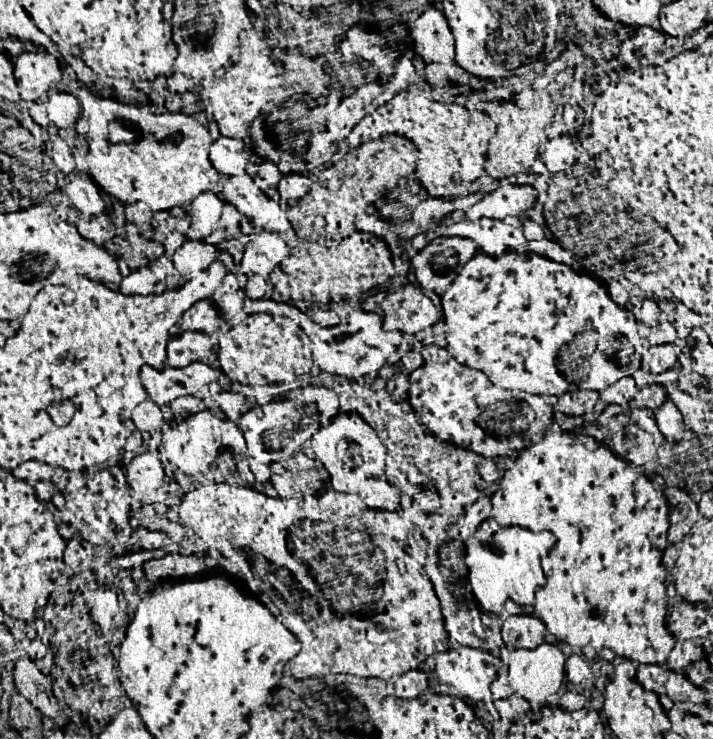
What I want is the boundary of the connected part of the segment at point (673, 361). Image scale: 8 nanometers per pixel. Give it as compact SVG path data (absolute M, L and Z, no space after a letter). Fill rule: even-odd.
M675 344L649 346L649 350L641 356L641 370L647 374L661 374L673 366L677 366L679 348Z

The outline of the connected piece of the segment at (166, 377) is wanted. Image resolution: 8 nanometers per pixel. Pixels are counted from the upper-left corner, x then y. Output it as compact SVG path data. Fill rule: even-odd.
M195 362L185 368L163 368L153 370L151 366L141 368L141 382L147 396L157 406L169 406L175 398L199 392L209 380L209 366L205 362Z

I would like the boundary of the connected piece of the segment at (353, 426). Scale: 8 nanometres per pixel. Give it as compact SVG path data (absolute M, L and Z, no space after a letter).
M339 412L335 414L327 424L323 424L319 428L319 432L315 432L311 436L311 448L315 452L315 456L321 460L321 464L325 466L327 474L329 474L329 482L337 492L359 492L361 484L369 478L385 478L385 446L381 442L381 438L377 436L377 432L367 426L359 416L355 416L353 412Z

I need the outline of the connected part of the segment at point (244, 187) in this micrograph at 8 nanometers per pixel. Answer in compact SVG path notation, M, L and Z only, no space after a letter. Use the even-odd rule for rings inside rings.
M247 174L227 178L223 182L223 194L225 200L231 202L253 226L279 234L285 234L289 230L285 210L279 206L279 202L265 196Z

